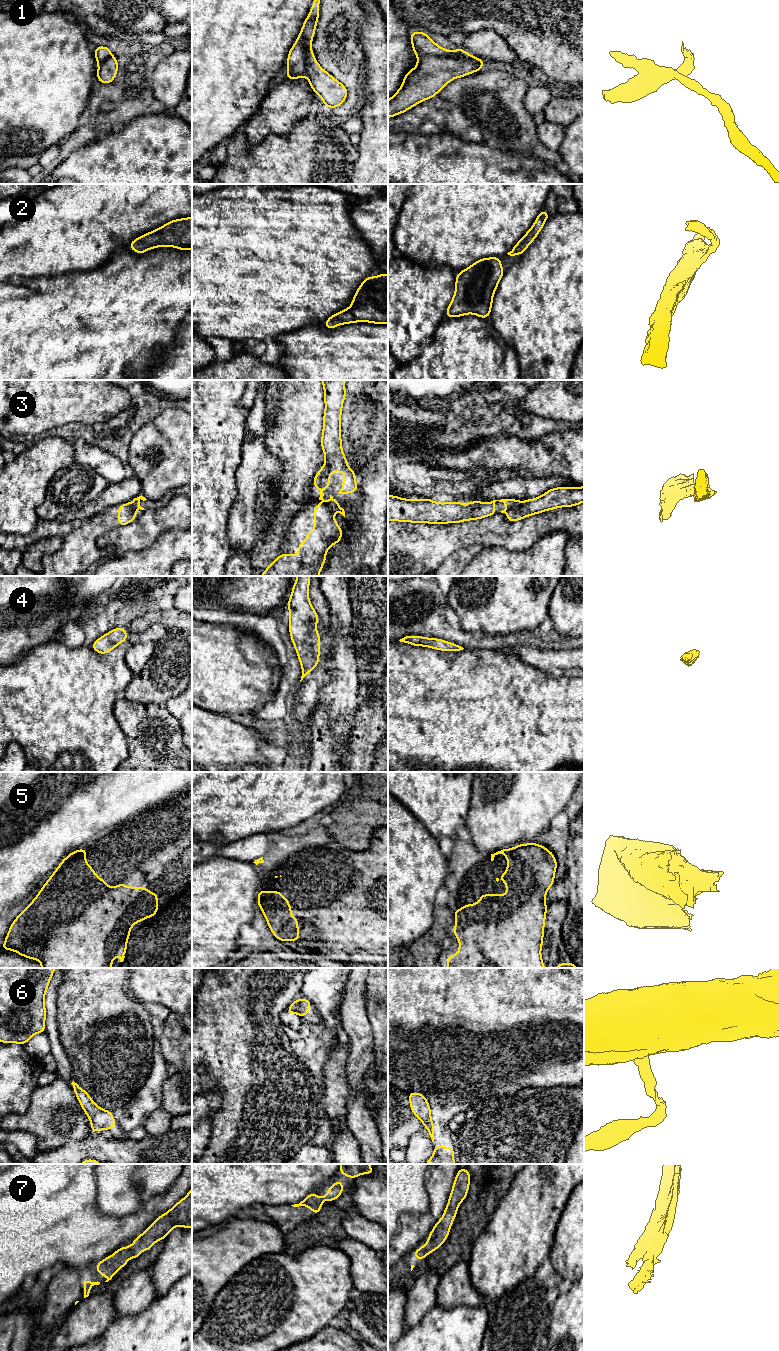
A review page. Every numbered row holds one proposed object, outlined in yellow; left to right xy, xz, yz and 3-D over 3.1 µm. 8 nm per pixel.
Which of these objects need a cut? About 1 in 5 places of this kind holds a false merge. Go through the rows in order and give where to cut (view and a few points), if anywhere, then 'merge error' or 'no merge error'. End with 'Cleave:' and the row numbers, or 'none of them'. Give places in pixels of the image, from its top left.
1: cut in yz along (470, 55), (418, 56); merge error
2: no cut; no merge error
3: cut in yz along (521, 503), (511, 510); merge error
4: no cut; no merge error
5: no cut; no merge error
6: cut in yz along (431, 1120), (427, 1129); merge error
7: no cut; no merge error
Cleave: 1, 3, 6

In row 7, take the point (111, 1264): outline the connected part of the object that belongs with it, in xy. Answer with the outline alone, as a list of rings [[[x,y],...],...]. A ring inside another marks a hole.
[[[192,1188],[165,1214],[160,1215],[145,1231],[136,1237],[133,1244],[121,1247],[113,1255],[96,1263],[97,1273],[103,1274],[108,1282],[116,1272],[128,1264],[128,1258],[136,1259],[142,1250],[149,1251],[156,1241],[163,1240],[175,1226],[192,1228]]]

